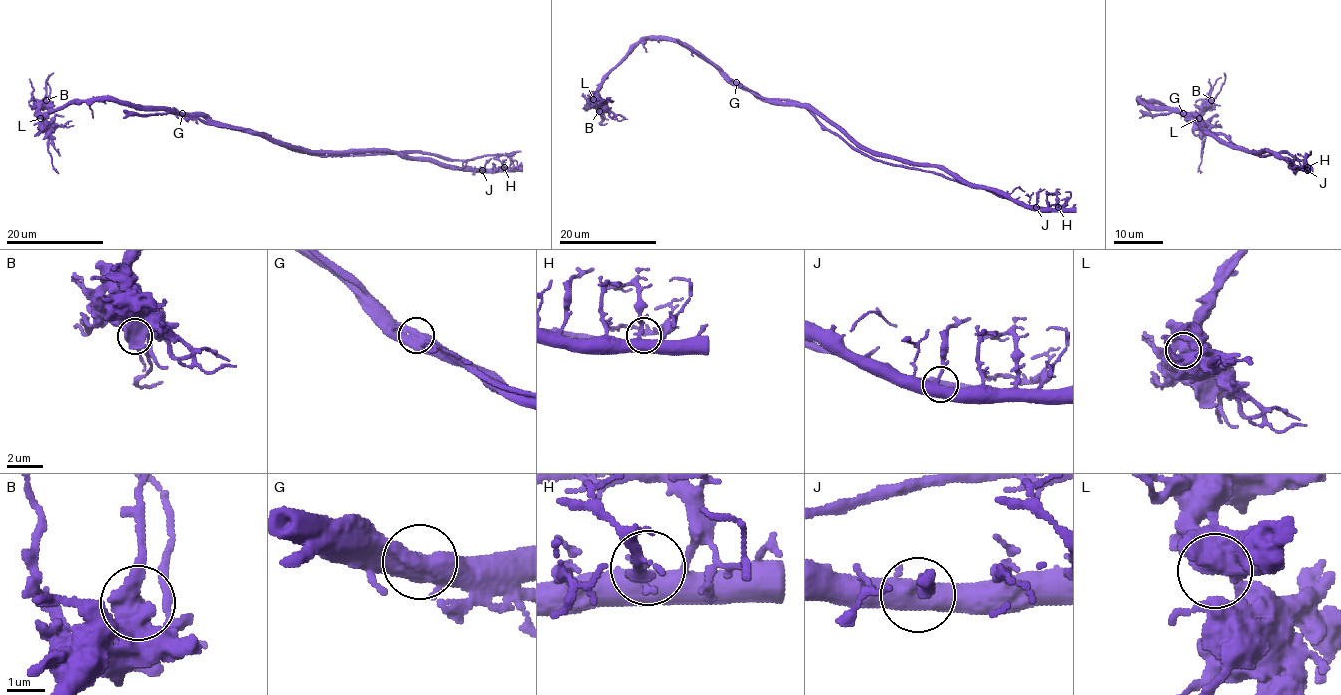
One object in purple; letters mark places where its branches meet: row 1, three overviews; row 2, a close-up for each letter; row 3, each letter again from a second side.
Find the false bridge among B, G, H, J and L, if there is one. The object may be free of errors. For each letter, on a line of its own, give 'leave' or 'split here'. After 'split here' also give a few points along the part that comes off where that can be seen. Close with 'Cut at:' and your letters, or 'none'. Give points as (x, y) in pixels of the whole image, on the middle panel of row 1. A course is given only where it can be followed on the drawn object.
B: leave
G: split here; course (735, 83), (763, 97), (801, 103), (832, 131), (872, 157), (891, 164), (935, 172), (1023, 203), (1074, 211)
H: leave
J: leave
L: leave
Cut at: G

